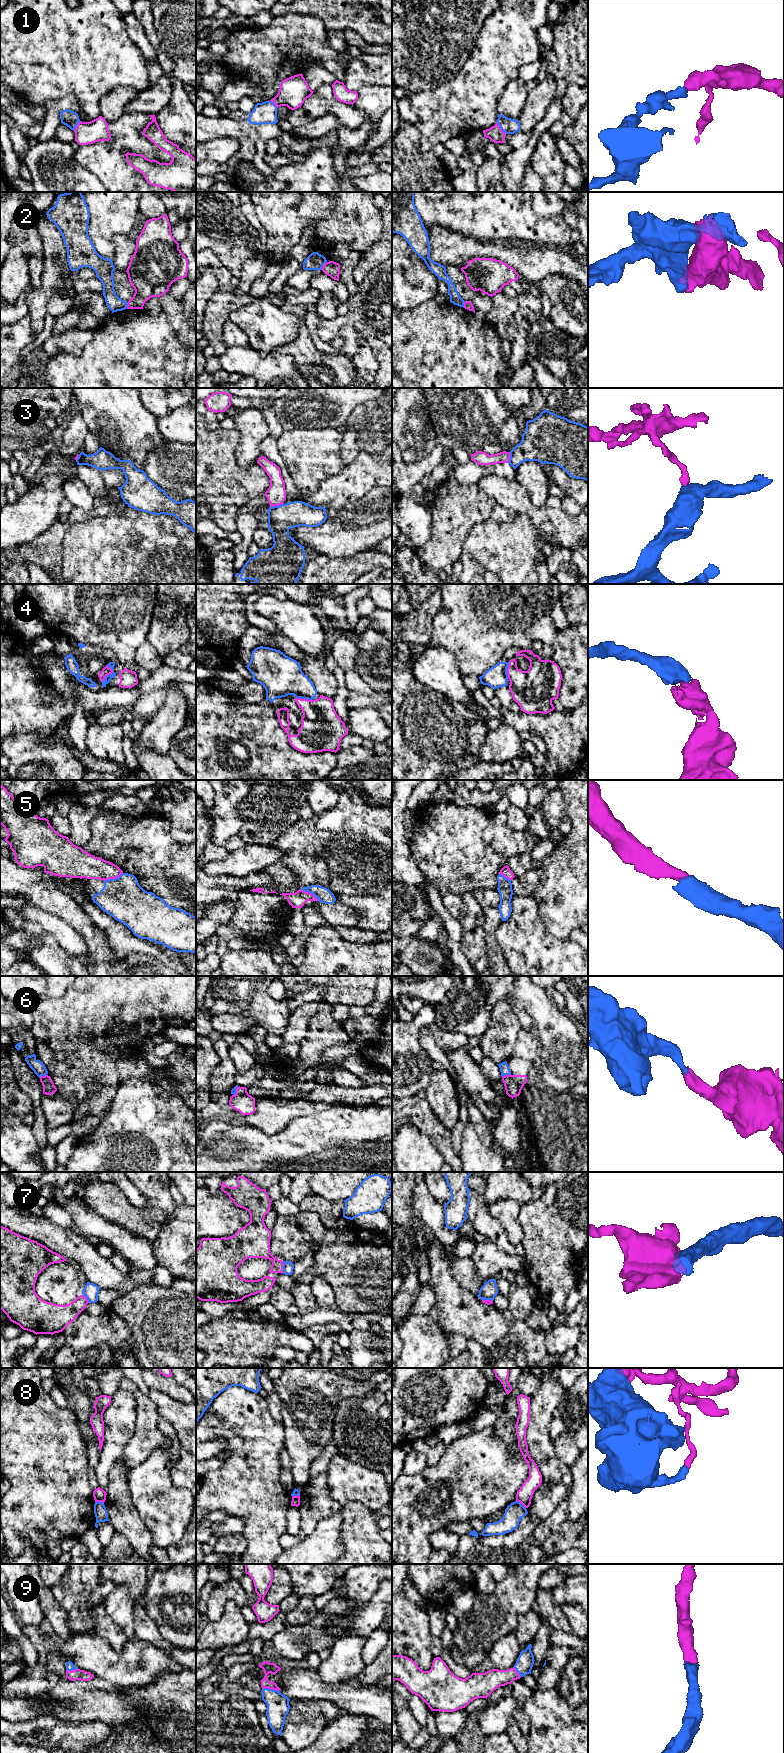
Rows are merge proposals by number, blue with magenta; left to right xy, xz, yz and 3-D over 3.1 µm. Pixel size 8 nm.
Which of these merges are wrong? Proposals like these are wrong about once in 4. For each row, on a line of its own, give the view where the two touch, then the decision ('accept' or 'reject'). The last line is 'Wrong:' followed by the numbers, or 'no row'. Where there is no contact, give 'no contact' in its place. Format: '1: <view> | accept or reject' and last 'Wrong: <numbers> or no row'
1: yz | accept
2: xz | reject
3: xz | reject
4: xy | accept
5: xz | accept
6: yz | accept
7: xz | reject
8: yz | reject
9: xz | accept
Wrong: 2, 3, 7, 8

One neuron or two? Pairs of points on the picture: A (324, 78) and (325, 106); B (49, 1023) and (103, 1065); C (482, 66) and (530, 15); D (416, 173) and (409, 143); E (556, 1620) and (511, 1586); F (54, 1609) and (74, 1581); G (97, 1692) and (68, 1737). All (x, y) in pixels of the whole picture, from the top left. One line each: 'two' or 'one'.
A: two
B: one
C: one
D: one
E: two
F: two
G: two

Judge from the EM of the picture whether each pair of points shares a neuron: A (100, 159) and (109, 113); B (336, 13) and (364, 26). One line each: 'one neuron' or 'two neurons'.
A: two neurons
B: one neuron

